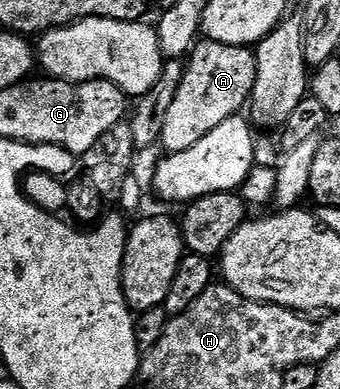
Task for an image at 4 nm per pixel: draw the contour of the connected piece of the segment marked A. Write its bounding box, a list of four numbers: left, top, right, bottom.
[160,39,257,153]

